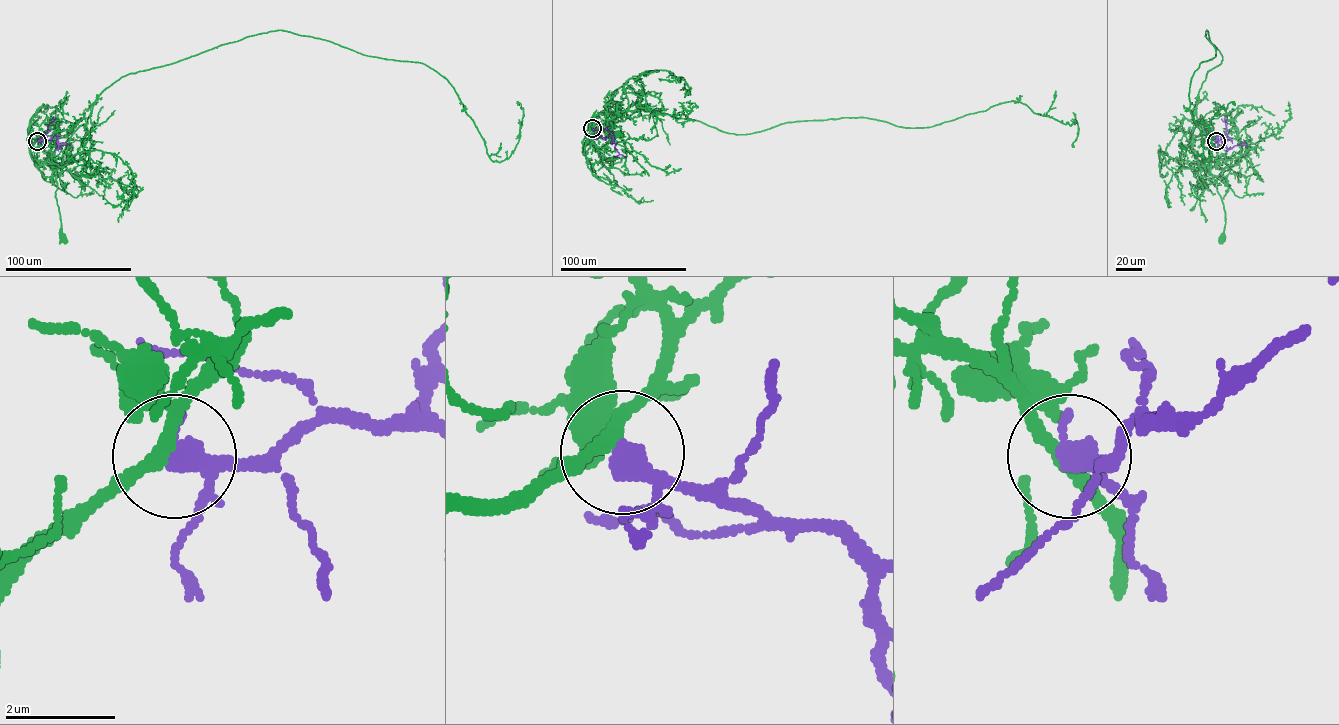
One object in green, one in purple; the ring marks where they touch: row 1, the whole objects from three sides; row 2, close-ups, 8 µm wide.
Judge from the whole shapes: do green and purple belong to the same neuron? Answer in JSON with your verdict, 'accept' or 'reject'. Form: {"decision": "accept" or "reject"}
{"decision": "accept"}

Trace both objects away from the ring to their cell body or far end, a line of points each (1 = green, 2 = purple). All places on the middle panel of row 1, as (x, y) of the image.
1: (592, 128), (611, 122), (610, 132), (615, 137), (617, 134)
2: (592, 128), (613, 133), (617, 151), (626, 156)

